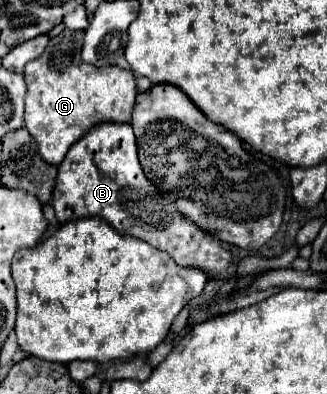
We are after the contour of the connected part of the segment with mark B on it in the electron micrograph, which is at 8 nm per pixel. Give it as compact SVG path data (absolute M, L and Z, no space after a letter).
M98 123L78 139L58 167L52 205L60 223L84 217L100 217L122 235L138 237L166 251L178 265L200 267L206 273L224 271L232 255L210 233L184 219L168 199L146 179L136 153L136 137L130 123Z

